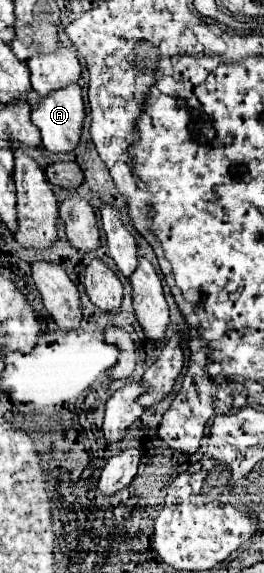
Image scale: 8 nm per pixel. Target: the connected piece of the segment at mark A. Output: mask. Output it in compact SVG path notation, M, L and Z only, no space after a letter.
M73 84L73 86L67 86L65 90L57 90L57 92L45 96L45 98L41 98L39 106L31 112L31 120L41 130L41 144L49 152L59 152L59 154L73 152L79 144L81 128L83 128L83 120L85 120L81 86Z

